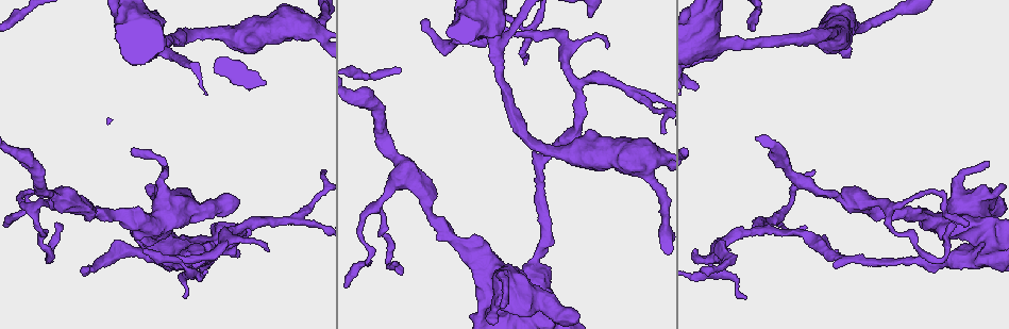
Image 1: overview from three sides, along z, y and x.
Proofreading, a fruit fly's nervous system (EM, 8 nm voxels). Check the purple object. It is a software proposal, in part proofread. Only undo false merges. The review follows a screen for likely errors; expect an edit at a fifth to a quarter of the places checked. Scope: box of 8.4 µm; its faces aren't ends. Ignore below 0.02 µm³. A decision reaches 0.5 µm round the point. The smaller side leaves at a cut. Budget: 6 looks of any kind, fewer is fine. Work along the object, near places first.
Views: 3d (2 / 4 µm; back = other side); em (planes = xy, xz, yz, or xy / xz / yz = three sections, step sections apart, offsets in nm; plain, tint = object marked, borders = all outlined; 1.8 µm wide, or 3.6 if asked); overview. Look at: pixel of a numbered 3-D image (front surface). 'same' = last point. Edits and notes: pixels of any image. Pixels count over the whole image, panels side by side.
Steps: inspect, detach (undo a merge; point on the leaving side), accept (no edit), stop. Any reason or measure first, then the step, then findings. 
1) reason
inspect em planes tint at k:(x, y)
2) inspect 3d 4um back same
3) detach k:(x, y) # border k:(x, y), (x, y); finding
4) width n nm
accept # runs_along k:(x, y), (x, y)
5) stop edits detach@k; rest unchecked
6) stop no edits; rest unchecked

a narrow waist
inspect em 3.6um planes plain at 1:(994, 235)

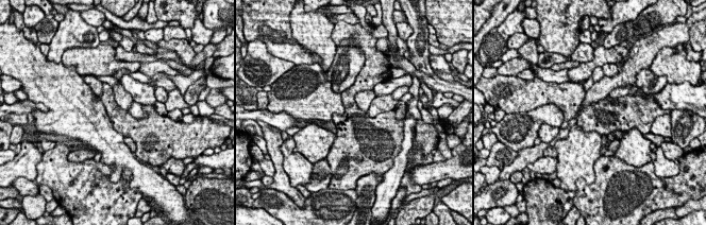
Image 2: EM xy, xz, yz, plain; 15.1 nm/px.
inspect em 3.6um planes tint same

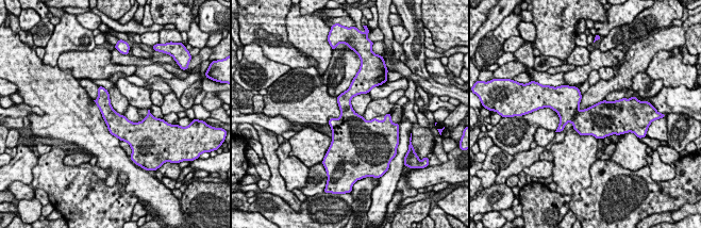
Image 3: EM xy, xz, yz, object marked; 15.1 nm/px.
width 300 nm
accept # all the same neuron

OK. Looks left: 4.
sharp bend
inspect 3d 4um at 1:(860, 201)

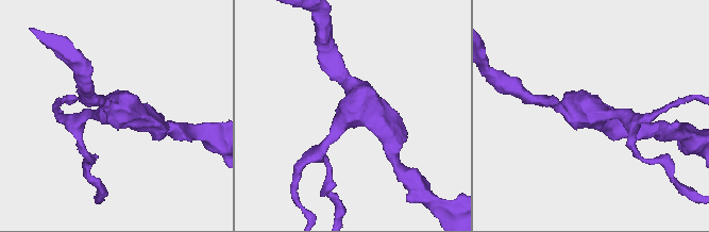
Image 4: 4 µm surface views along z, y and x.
shape alone is not enough
inspect em planes tint at 4:(357, 113)

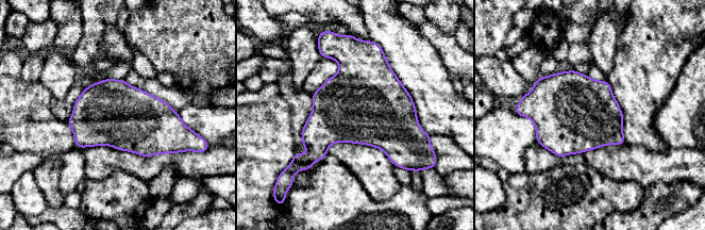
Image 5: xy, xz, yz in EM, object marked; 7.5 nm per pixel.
accept # all the same neuron

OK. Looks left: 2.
a fork
inspect em yz step 8 tint at 1:(575, 86)

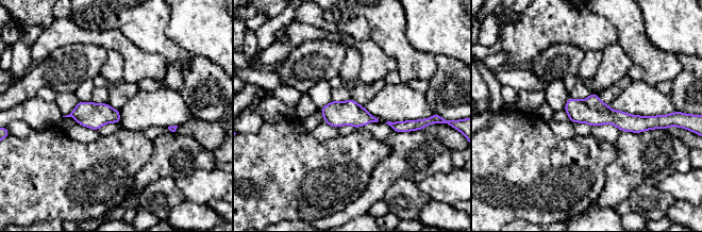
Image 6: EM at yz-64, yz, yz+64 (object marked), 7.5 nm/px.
another direction
inspect em planes tint same

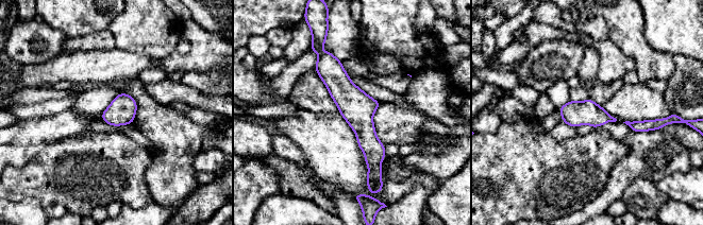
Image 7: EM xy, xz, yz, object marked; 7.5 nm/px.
accept # runs_along 7:(325, 55), (357, 108), (374, 172); continuous, no second neuron

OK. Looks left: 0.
stop no edits; rest unchecked

